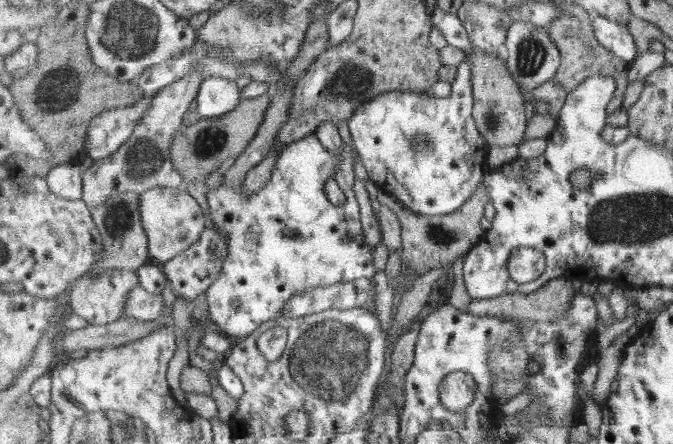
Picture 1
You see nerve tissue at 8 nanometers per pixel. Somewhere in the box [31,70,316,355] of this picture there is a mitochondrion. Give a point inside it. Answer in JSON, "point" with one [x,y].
{"point":[143,159]}

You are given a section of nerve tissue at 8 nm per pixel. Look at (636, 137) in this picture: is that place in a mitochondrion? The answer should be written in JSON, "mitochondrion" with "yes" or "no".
{"mitochondrion":"no"}

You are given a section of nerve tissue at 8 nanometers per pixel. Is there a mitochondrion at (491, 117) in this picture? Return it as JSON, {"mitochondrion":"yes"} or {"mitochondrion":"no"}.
{"mitochondrion":"yes"}

